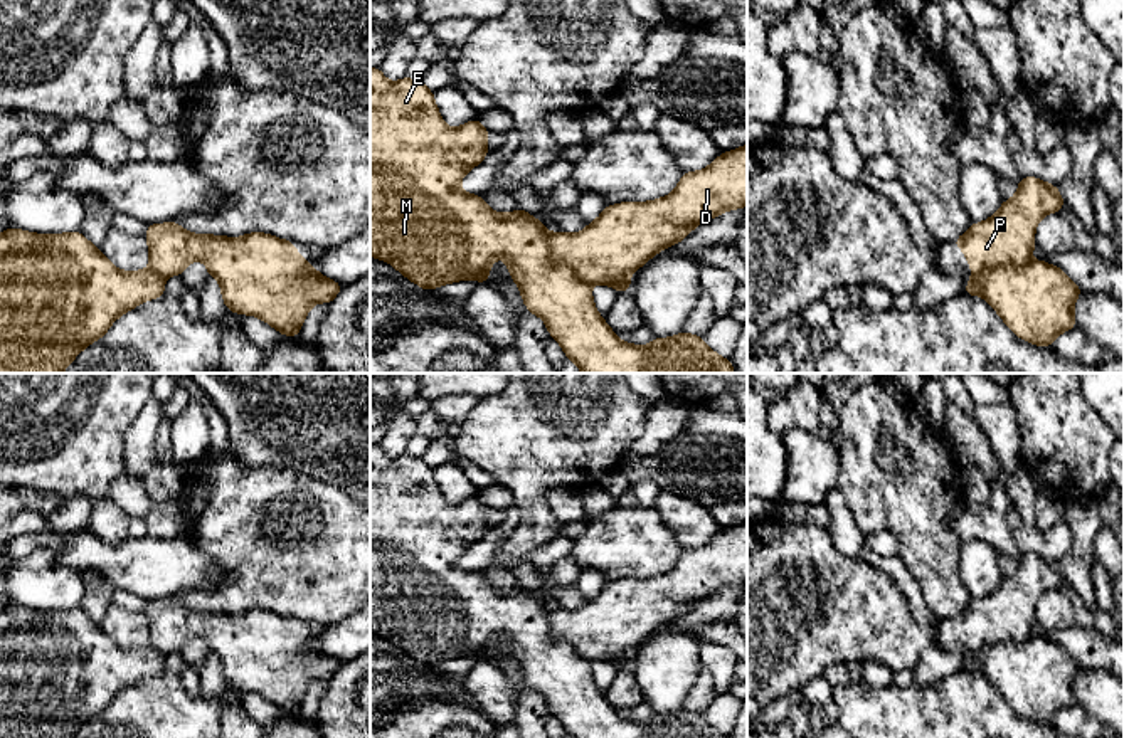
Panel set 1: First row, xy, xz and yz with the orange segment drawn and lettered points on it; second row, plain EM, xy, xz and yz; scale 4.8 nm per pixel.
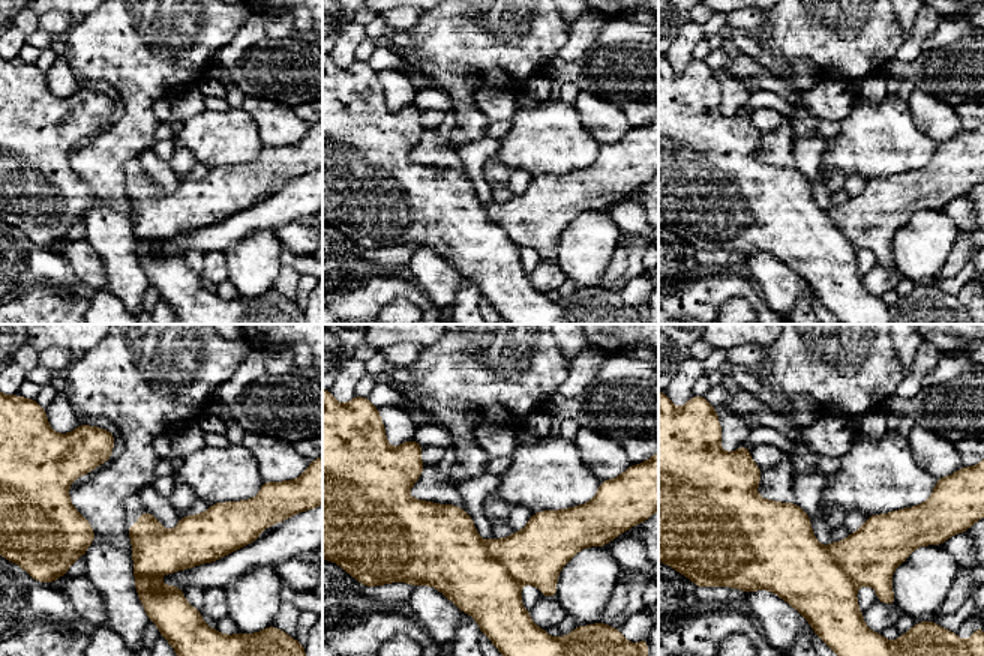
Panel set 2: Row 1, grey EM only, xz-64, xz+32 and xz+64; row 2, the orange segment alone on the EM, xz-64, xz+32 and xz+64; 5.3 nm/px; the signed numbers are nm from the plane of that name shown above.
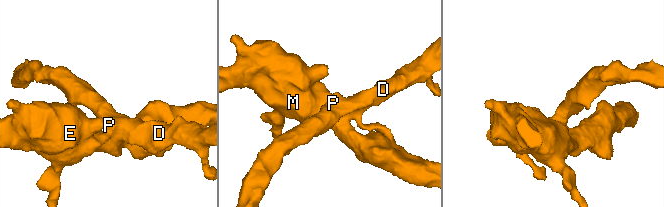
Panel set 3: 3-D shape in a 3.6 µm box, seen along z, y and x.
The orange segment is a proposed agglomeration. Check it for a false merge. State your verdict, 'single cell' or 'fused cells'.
fused cells

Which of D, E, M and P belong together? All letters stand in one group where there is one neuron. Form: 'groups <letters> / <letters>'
groups D P / E M

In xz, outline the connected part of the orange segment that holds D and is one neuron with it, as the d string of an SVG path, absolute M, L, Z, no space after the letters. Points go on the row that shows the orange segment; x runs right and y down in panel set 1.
M747 143L722 153L700 171L683 173L676 188L663 198L606 205L604 212L577 234L565 234L557 227L557 232L549 235L552 262L570 269L582 282L612 286L619 294L629 293L631 274L653 256L681 242L697 225L745 205Z

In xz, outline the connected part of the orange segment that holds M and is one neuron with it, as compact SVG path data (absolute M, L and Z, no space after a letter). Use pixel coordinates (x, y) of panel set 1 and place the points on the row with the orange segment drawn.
M370 67L370 256L387 261L409 281L424 291L475 279L490 282L488 269L498 257L503 257L510 277L520 287L527 309L542 318L550 338L557 340L567 360L574 361L582 373L735 373L730 358L722 358L705 345L702 336L681 331L670 338L655 338L646 346L624 343L607 326L606 319L594 308L591 284L582 282L567 267L552 262L549 235L540 220L522 207L512 213L496 213L490 205L473 193L459 188L461 178L480 165L490 153L485 129L478 118L448 128L434 103L434 92L422 81L402 77L390 82L380 67Z

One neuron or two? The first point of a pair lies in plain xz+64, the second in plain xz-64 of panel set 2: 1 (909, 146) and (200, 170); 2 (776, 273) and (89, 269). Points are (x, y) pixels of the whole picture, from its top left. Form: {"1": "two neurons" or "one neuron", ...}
{"1": "two neurons", "2": "one neuron"}

